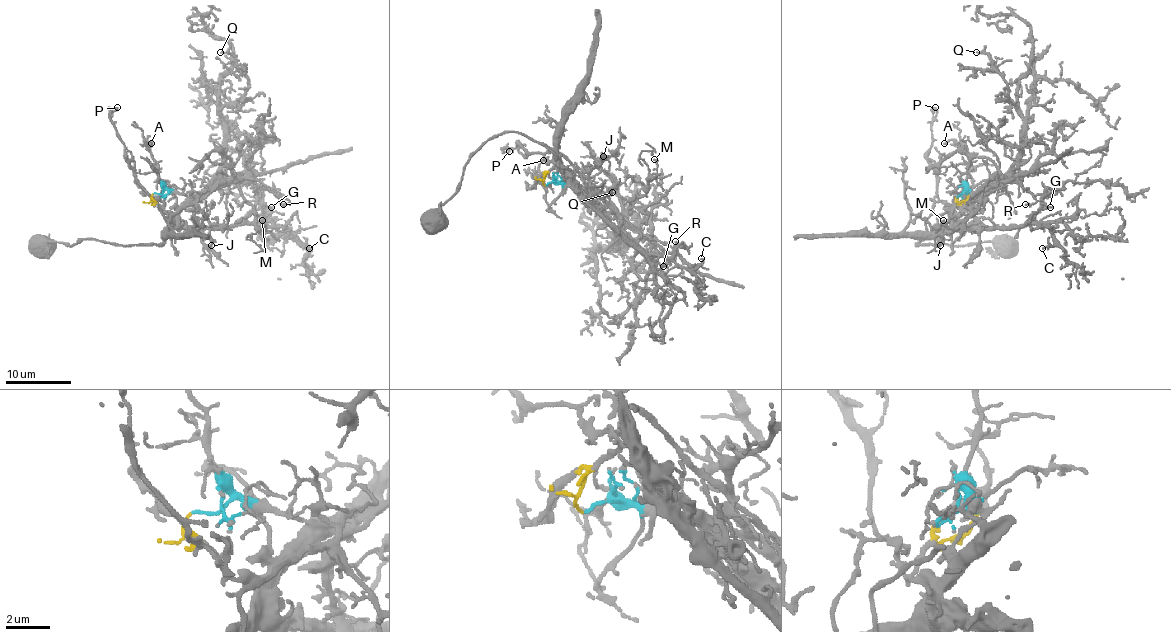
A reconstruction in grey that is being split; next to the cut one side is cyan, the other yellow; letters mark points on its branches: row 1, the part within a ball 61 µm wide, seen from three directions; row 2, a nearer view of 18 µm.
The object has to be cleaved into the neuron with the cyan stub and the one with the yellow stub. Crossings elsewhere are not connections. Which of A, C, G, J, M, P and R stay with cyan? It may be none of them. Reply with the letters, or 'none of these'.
A, J, M

